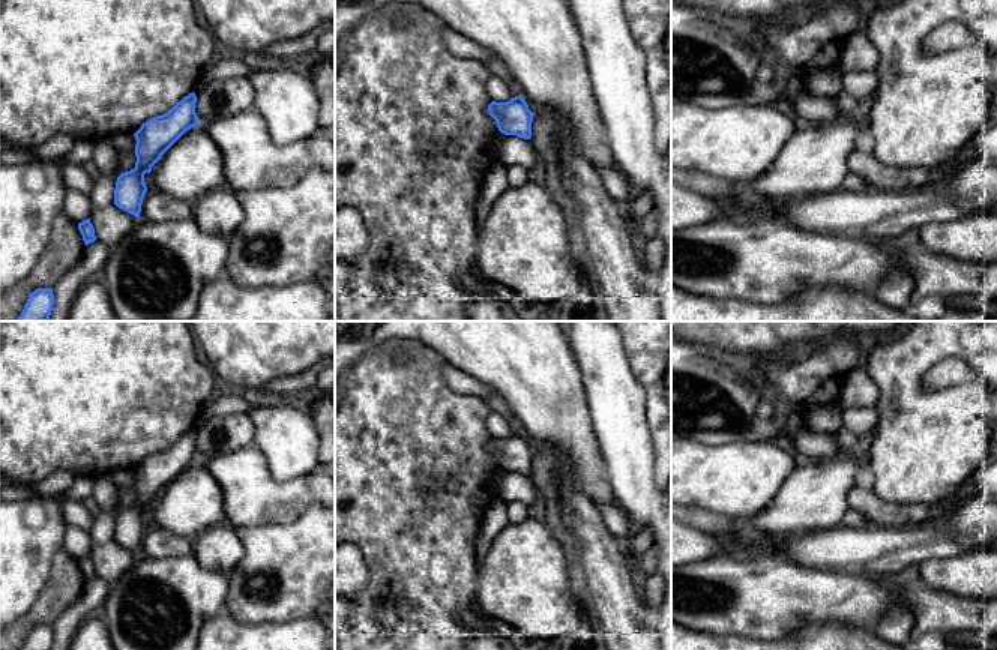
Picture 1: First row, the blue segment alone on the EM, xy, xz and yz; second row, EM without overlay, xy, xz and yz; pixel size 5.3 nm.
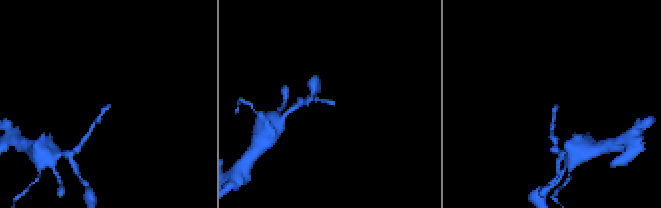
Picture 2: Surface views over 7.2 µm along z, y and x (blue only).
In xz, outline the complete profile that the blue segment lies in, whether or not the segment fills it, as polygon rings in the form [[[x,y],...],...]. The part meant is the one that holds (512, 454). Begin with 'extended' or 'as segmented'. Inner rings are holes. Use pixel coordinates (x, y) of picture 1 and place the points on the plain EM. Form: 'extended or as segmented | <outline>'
as segmented | [[[521,432],[508,438],[492,437],[488,441],[489,452],[495,456],[497,464],[505,471],[517,471],[524,476],[532,474],[533,450]]]

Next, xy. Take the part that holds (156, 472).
as segmented | [[[189,429],[177,438],[168,449],[156,452],[134,470],[135,480],[135,504],[122,509],[117,513],[114,525],[114,540],[140,555],[143,534],[147,528],[144,510],[161,492],[191,464],[198,461],[195,449],[197,432]]]

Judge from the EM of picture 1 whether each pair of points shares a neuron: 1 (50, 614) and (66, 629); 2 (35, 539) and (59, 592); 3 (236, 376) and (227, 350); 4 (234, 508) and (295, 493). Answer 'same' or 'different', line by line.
1: different
2: different
3: same
4: same

